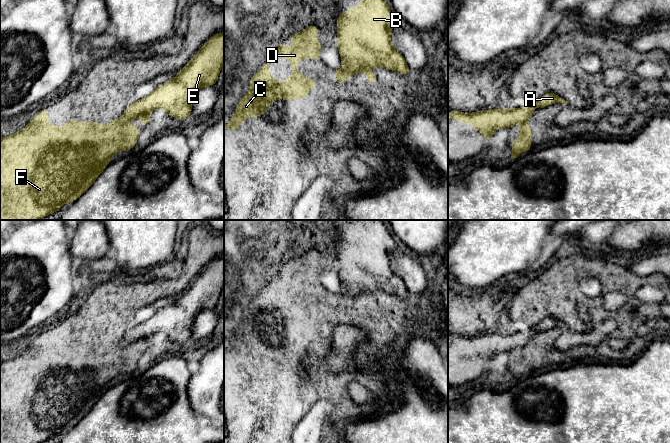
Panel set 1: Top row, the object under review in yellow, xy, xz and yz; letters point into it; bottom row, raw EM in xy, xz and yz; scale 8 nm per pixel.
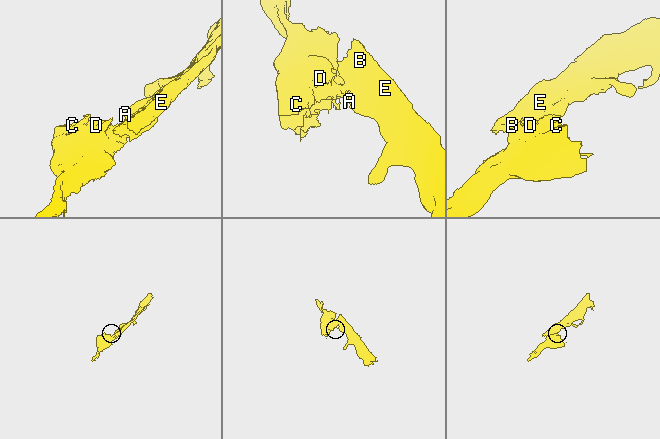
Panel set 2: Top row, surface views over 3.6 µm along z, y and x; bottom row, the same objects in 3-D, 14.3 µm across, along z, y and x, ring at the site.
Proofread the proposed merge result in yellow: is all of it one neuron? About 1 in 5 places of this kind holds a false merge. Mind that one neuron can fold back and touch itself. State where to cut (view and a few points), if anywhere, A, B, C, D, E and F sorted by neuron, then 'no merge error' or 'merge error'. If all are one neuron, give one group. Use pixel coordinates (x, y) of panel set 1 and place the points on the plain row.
cut in xz along (343, 293), (354, 298); A B E / C D F; merge error

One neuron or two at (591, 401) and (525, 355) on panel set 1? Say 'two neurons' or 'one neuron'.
two neurons

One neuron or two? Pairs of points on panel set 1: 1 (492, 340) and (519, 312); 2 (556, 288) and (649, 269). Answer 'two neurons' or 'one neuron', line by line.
1: two neurons
2: two neurons

